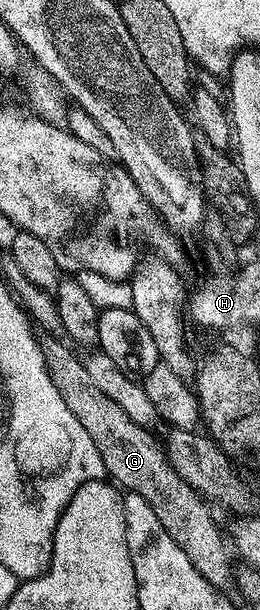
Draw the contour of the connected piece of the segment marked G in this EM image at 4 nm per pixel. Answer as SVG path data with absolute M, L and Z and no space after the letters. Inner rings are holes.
M56 335L43 338L42 348L48 373L58 391L62 391L66 405L70 411L74 411L82 427L86 427L90 439L94 439L94 447L98 447L98 455L102 455L105 474L121 490L142 495L142 499L154 507L154 515L158 515L162 527L166 527L166 535L170 535L170 539L174 539L174 543L186 551L186 559L194 563L202 579L218 590L227 590L227 585L231 586L234 581L233 554L225 534L224 537L220 534L212 518L213 510L209 502L196 493L194 487L190 487L190 483L178 475L178 471L174 471L161 442L147 433L149 430L145 426L134 423L134 419L130 419L130 415L126 415L126 411L122 411L114 399L106 399L106 395L102 395L102 391L90 383L90 375L86 375L86 367L79 356L75 357Z

